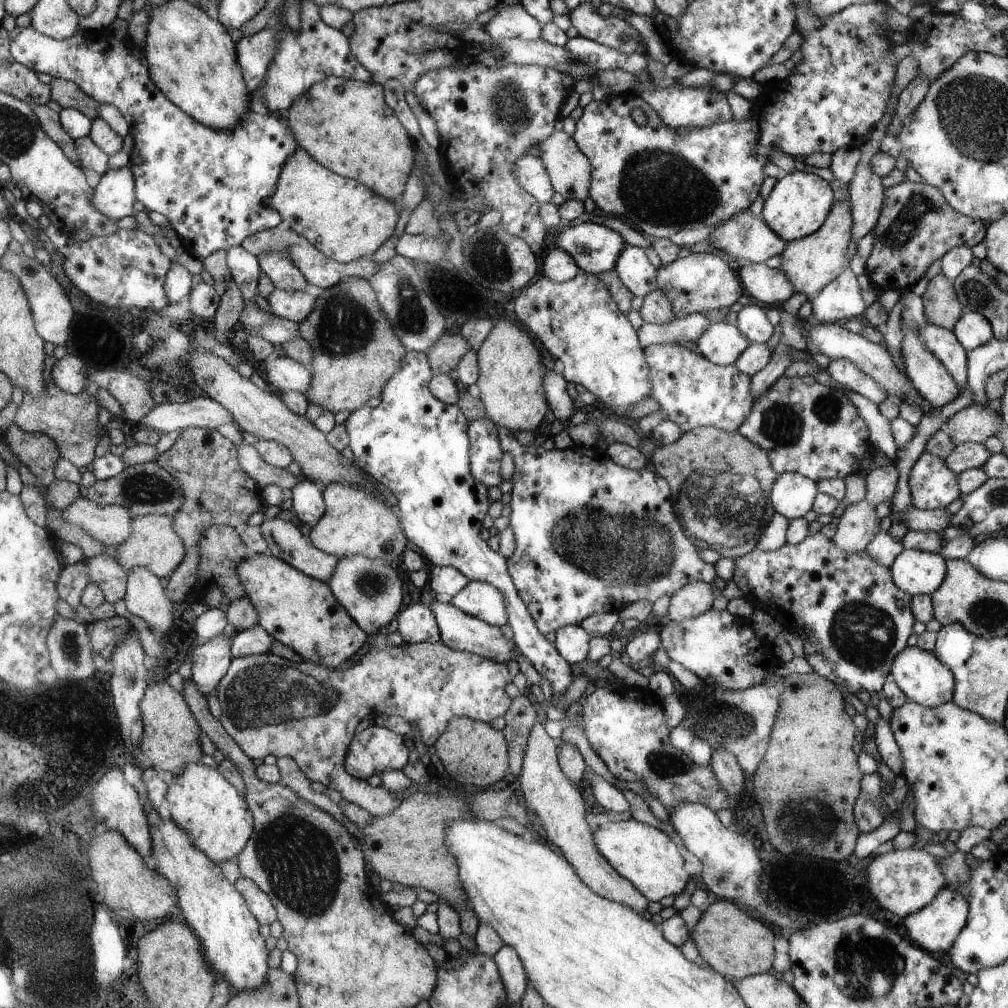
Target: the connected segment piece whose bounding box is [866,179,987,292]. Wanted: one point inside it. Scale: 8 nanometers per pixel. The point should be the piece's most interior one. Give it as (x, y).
(917, 225)

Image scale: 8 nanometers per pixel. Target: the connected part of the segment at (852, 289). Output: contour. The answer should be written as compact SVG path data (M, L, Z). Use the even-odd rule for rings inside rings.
M851 242L847 269L822 292L809 300L812 307L812 322L832 324L838 320L864 320L866 302L862 298L858 278L850 268L850 258L856 254L856 250L857 244Z

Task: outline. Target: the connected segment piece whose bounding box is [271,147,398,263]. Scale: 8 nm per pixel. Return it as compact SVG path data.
M302 147L283 166L271 205L282 215L283 226L308 239L322 254L339 263L349 263L374 254L394 236L398 210L369 186L316 162Z

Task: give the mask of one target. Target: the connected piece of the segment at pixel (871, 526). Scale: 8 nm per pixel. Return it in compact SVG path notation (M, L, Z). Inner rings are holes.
M864 498L852 506L846 507L838 522L833 542L848 554L865 550L880 532L878 516L870 502Z

